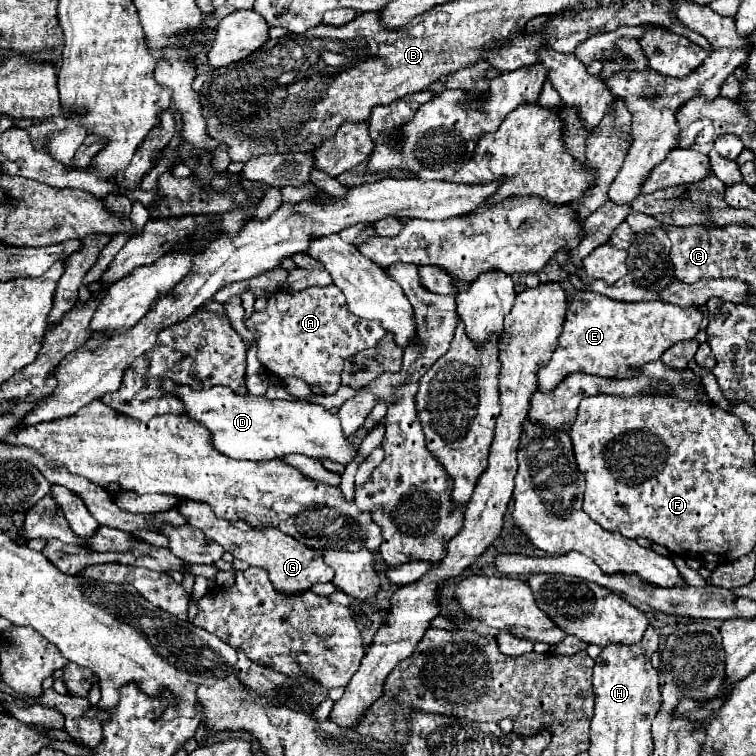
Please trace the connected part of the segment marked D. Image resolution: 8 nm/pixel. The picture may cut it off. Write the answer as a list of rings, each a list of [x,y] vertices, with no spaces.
[[[163,383],[165,391],[175,393],[187,407],[187,417],[203,423],[213,437],[213,445],[227,457],[247,461],[271,461],[291,453],[313,457],[315,461],[331,459],[341,465],[349,465],[359,447],[355,447],[341,429],[337,415],[321,405],[305,401],[271,401],[267,397],[237,395],[229,387],[211,387],[205,391],[193,391],[191,387],[177,387],[175,383]]]

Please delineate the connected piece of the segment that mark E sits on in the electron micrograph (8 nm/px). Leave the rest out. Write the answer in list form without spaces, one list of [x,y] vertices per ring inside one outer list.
[[[579,291],[569,303],[563,333],[553,357],[537,369],[537,389],[553,391],[571,373],[589,373],[599,377],[629,379],[649,361],[657,361],[669,347],[695,339],[701,325],[697,307],[677,307],[671,303],[623,303],[593,291]]]

